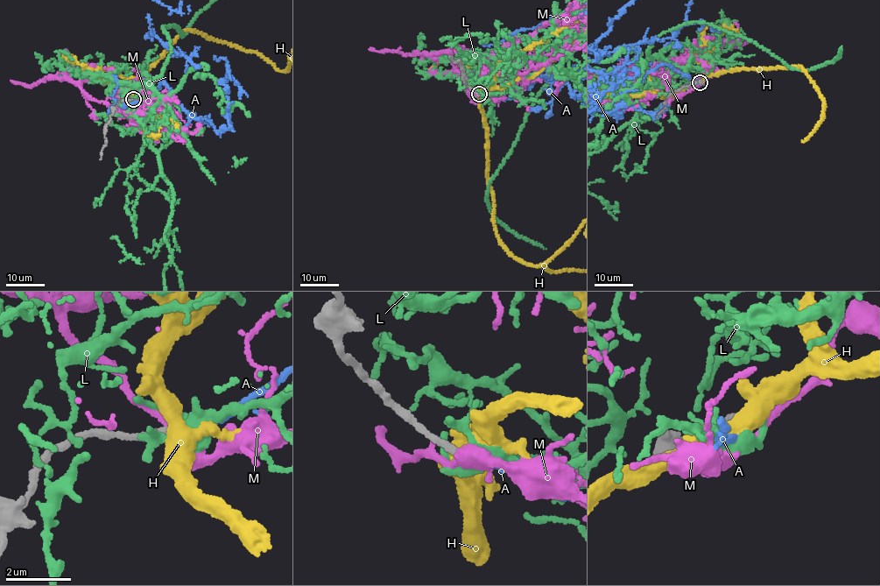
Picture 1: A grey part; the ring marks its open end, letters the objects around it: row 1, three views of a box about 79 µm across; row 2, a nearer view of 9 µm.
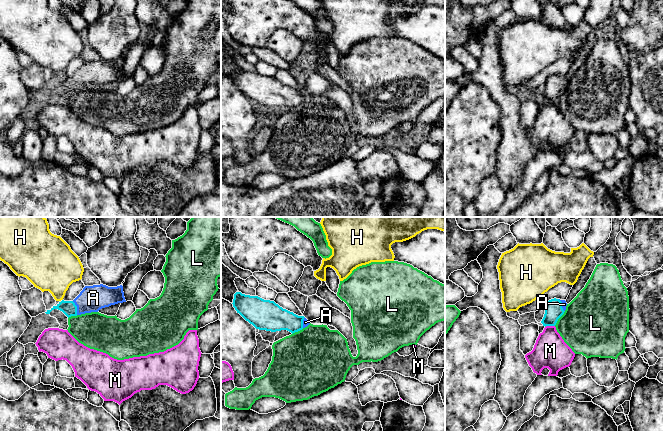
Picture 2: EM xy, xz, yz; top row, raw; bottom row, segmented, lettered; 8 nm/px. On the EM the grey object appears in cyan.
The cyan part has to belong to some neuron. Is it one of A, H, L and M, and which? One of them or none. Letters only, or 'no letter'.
A

